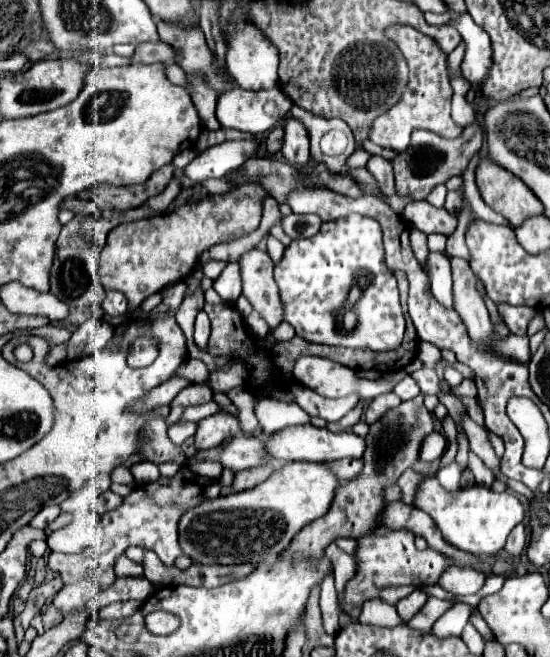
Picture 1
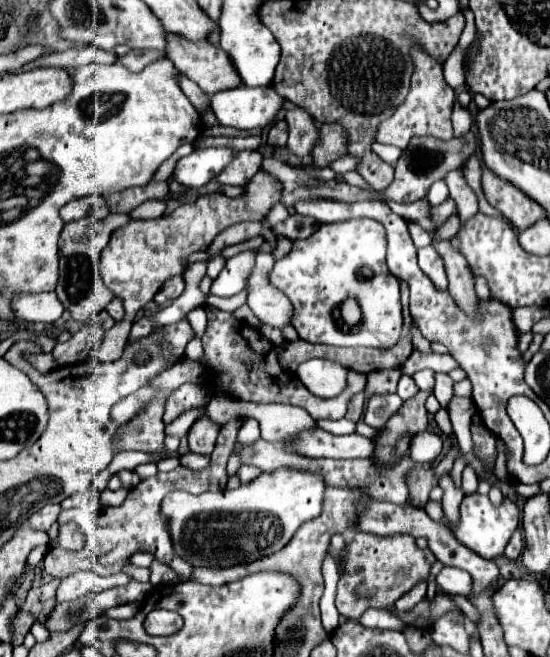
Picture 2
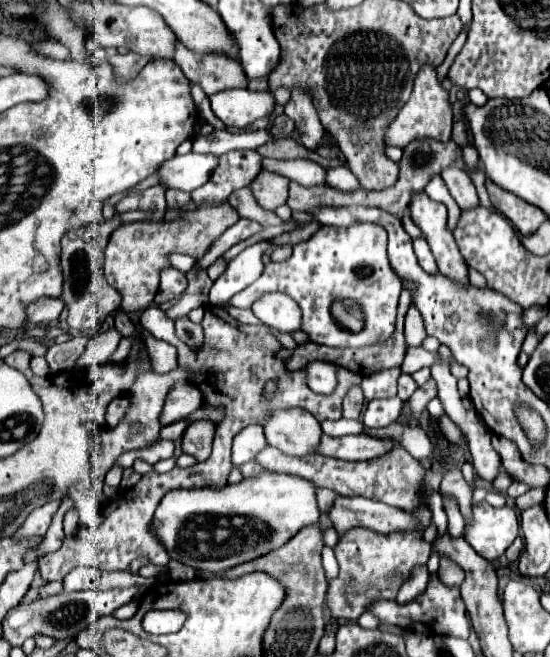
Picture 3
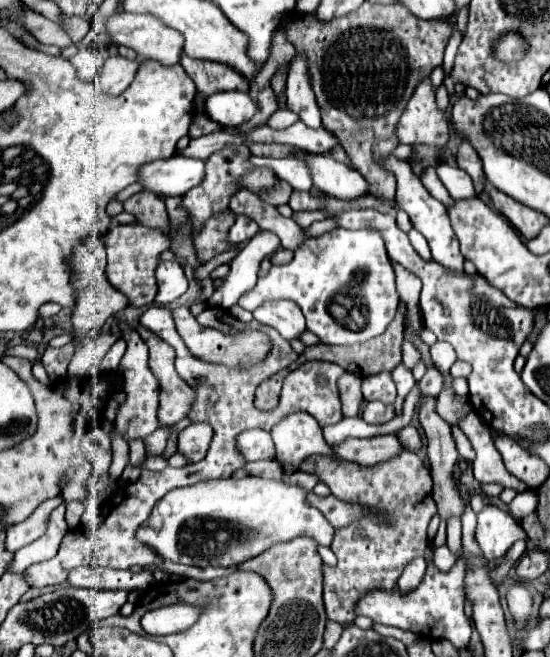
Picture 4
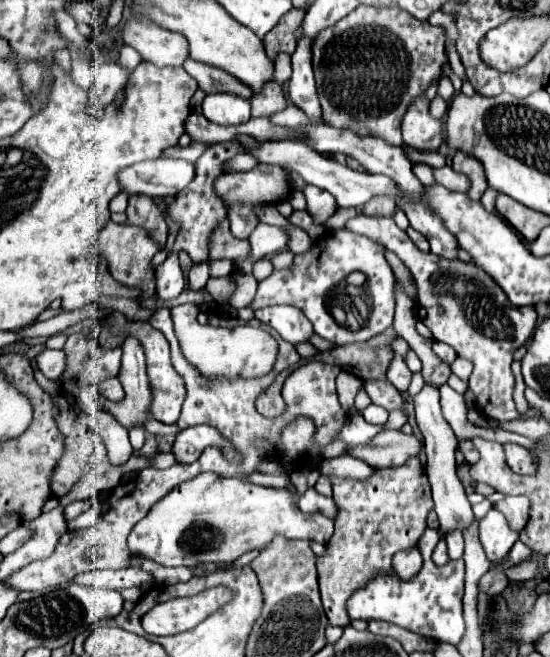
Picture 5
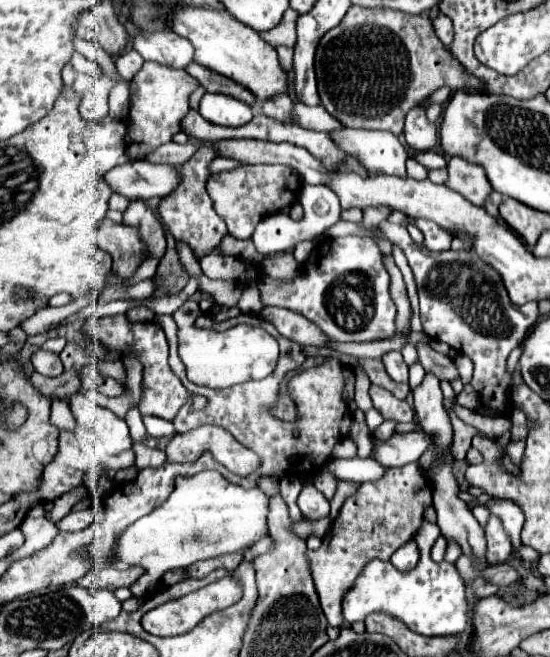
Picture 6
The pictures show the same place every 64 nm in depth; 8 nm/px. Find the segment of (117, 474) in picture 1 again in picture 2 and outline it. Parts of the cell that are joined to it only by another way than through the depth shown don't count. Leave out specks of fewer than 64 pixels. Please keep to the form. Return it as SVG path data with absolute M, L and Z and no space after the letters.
M122 470L118 476L122 480L122 488L126 488L126 490L132 490L140 482L140 476L136 472L130 472L130 470Z

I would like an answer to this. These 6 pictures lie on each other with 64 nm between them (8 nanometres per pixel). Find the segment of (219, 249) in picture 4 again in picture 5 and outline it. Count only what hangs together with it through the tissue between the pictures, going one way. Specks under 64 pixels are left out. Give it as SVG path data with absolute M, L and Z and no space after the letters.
M228 220L222 222L218 232L212 236L210 244L210 258L228 258L228 260L246 260L250 256L250 242L248 240L236 240L230 236Z

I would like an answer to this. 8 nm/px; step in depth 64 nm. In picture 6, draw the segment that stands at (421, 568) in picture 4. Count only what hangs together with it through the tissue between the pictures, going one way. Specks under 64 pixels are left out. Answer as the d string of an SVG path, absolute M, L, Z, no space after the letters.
M410 540L410 544L404 544L404 548L398 548L390 562L398 568L398 570L412 570L418 564L418 546L414 540Z

